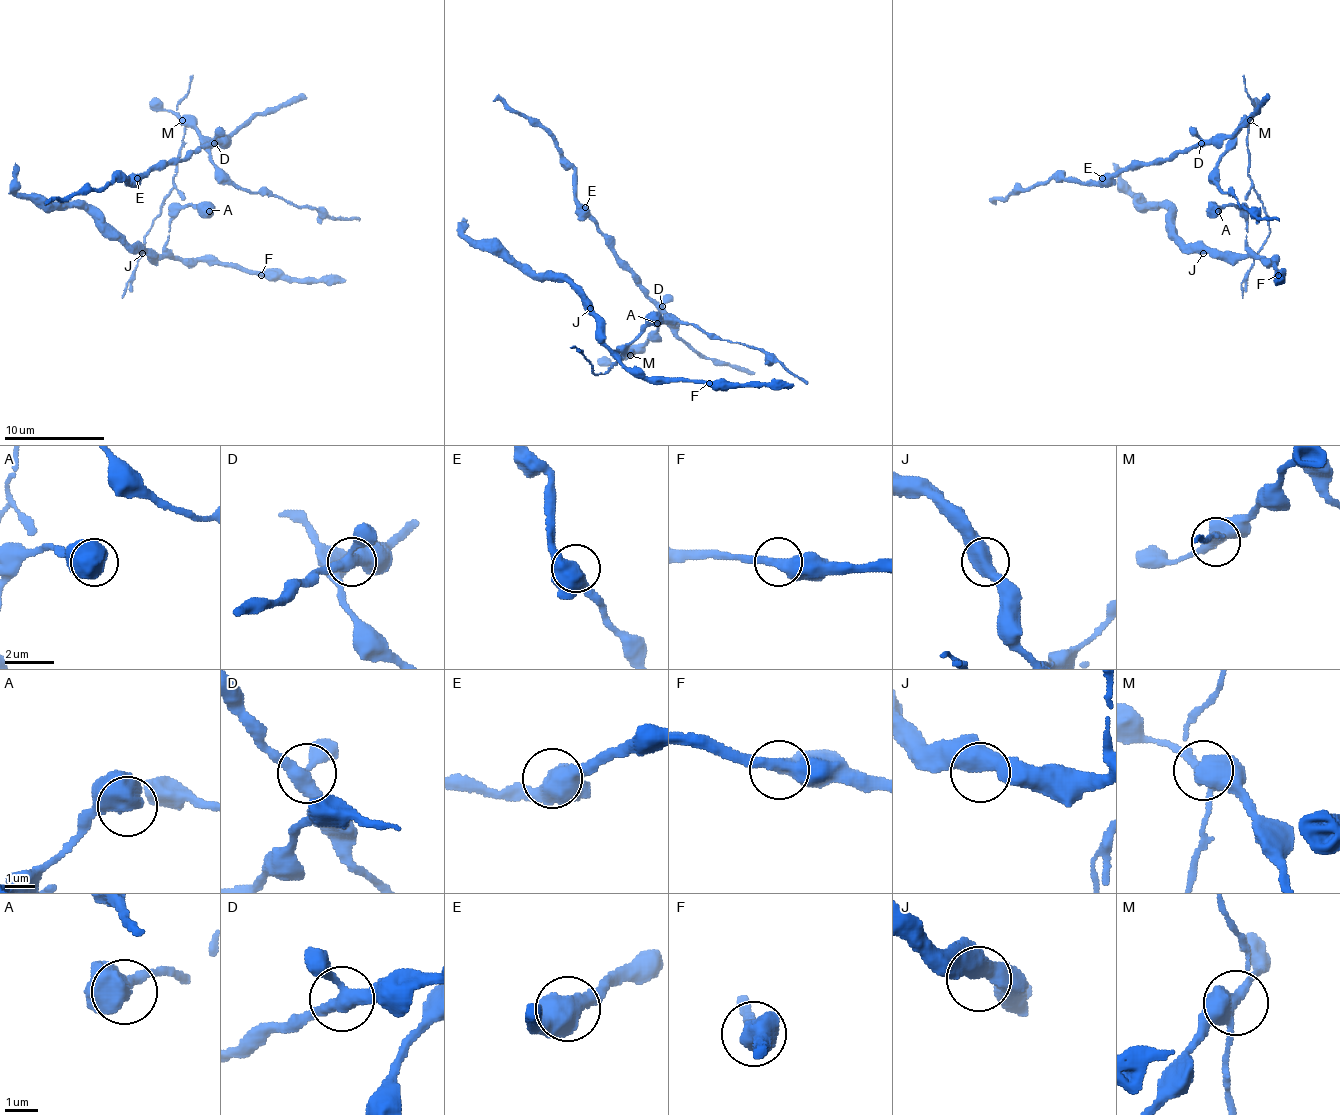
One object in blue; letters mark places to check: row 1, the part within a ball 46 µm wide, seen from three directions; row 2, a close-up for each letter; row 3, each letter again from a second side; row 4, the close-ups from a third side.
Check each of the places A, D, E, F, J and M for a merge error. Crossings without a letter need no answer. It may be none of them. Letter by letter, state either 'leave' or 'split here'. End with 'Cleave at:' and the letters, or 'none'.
A: leave
D: leave
E: leave
F: leave
J: leave
M: split here
Cleave at: M

